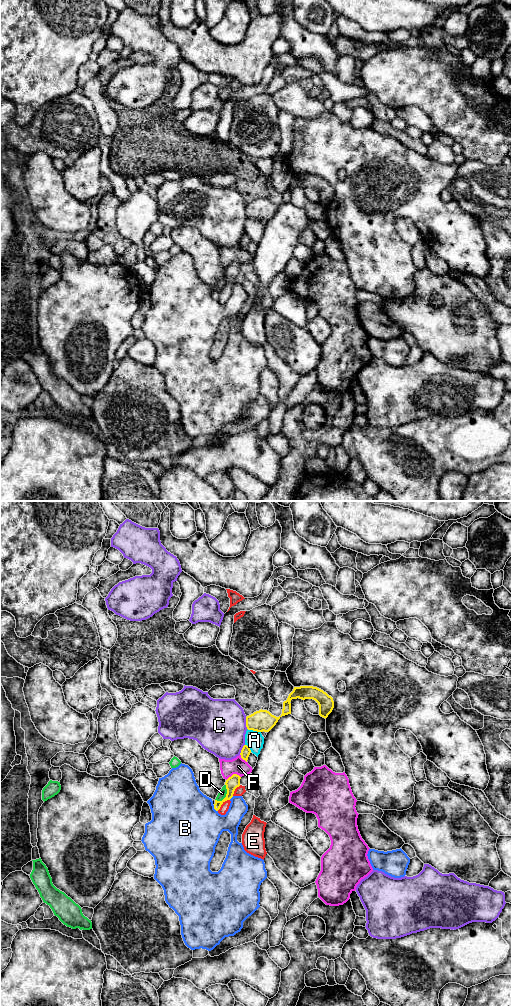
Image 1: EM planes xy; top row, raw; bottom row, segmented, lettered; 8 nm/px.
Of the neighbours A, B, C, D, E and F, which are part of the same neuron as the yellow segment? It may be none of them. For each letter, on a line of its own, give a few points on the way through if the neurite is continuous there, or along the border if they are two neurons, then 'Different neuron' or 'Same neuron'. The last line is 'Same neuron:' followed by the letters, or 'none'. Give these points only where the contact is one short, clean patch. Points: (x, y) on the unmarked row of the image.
A: Boundary: xy (247, 216), (260, 220). Different neuron
B: Boundary: xy (213, 293), (217, 299). Different neuron
C: Boundary: xy (245, 205), (245, 214), (247, 216). Different neuron
D: Boundary: xy (225, 272), (226, 283), (221, 288), (215, 288). Different neuron
E: Different neuron
F: Different neuron
Same neuron: none

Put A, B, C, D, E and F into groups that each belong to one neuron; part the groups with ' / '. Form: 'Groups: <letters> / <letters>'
Groups: A / B / C / D / E / F

